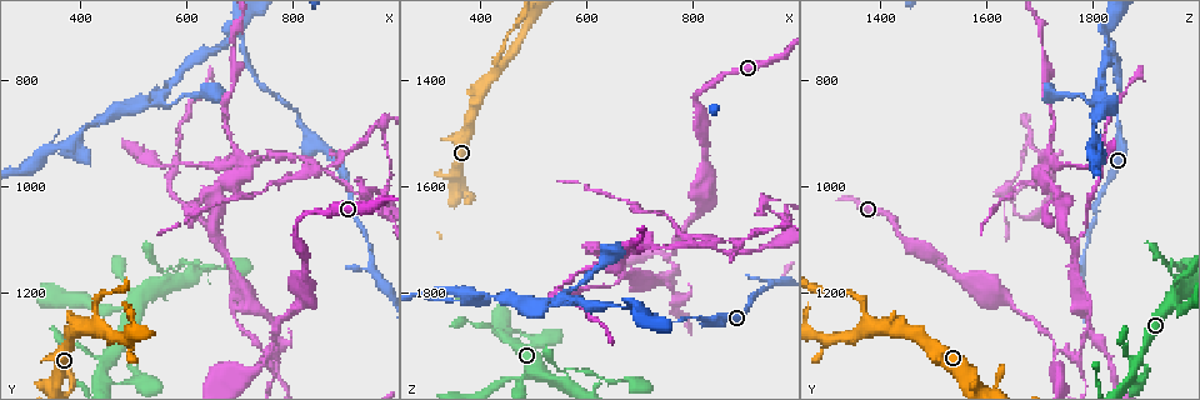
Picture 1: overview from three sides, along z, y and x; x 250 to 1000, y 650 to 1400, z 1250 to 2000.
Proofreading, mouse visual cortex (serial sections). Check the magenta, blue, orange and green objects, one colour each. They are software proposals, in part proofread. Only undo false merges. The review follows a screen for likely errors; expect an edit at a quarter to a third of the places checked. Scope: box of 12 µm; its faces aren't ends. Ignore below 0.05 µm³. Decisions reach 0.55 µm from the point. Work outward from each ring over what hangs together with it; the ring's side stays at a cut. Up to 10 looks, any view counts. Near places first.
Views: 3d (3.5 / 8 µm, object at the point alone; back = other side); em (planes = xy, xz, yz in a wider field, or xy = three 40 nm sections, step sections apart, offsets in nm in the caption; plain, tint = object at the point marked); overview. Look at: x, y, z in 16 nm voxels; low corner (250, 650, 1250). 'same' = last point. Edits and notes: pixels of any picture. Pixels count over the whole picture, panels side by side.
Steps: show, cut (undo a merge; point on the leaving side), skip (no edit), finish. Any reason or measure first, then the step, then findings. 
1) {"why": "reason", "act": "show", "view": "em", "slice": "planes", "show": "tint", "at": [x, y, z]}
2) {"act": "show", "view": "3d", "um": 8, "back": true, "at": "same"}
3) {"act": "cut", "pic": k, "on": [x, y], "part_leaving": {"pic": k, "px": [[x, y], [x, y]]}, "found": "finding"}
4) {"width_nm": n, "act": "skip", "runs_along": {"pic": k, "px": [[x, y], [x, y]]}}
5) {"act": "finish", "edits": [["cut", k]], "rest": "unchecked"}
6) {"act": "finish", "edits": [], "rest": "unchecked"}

{"why": "branch point", "act": "show", "view": "3d", "um": 3.5, "at": [445, 1350, 1875]}

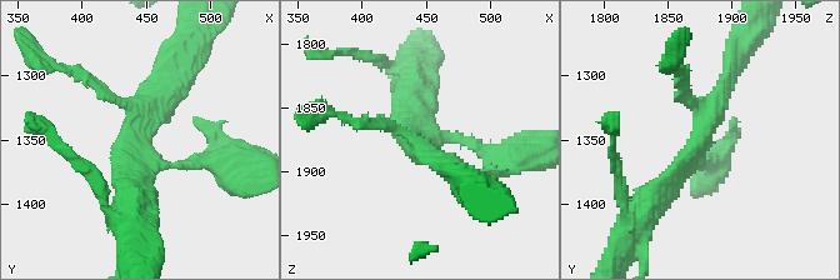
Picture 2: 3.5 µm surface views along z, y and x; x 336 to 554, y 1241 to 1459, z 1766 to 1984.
{"why": "now the EM", "act": "show", "view": "em", "slice": "xy", "step": 1, "show": "tint", "at": [444, 1352, 1874]}

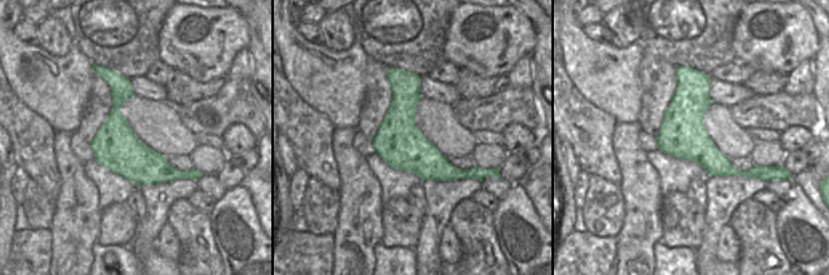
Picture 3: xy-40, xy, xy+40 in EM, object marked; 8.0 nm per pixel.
{"width_nm": 380, "act": "skip", "runs_along": {"pic": 2, "px": [[173, 75], [134, 136], [160, 163], [210, 163]]}, "found": "all the same cell"}

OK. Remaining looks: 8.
{"why": "thick turns thin", "act": "show", "view": "3d", "um": 3.5, "at": [820, 1220, 1645]}

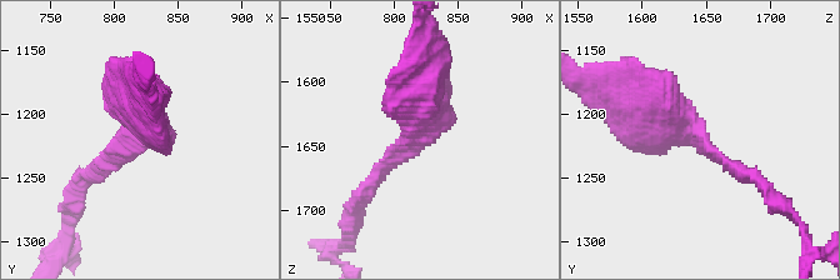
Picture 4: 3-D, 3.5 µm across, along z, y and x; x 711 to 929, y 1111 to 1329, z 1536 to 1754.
{"arm_widths_nm": [150, 600], "act": "show", "view": "em", "slice": "xy", "step": 3, "show": "tint", "at": [814, 1222, 1650]}

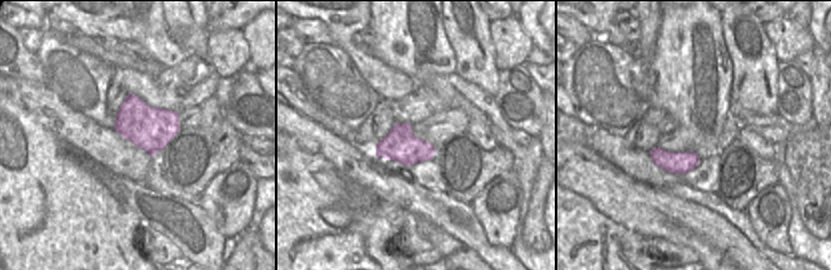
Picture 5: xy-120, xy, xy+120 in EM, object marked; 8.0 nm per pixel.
{"act": "skip", "runs_along": {"pic": 4, "px": [[644, 99], [755, 176]]}, "found": "continuous, no second cell"}

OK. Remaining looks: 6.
{"why": "sudden change in width", "act": "show", "view": "3d", "um": 3.5, "at": [765, 1295, 1730]}

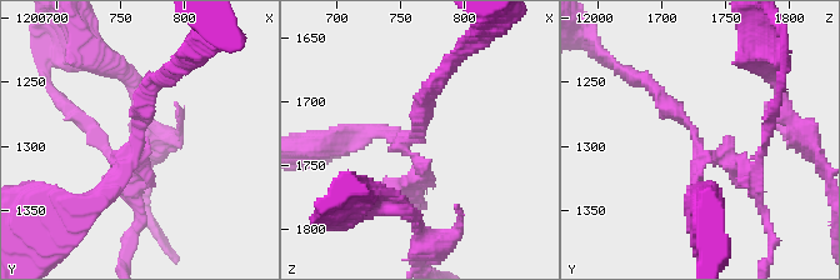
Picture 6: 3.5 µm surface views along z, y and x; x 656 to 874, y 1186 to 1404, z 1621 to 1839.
{"arms": 3, "arm_widths_nm": [150, 200, 200], "why": "need the tissue", "act": "show", "view": "em", "slice": "xy", "step": 3, "show": "tint", "at": [762, 1298, 1728]}

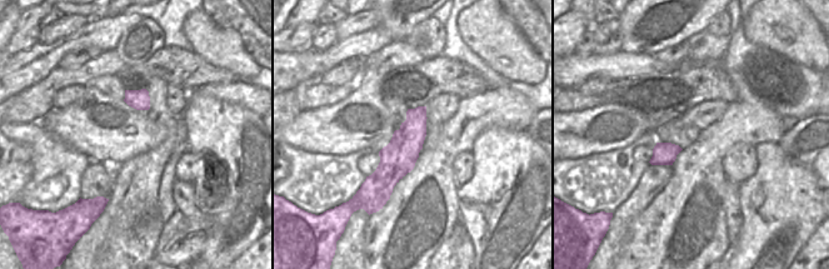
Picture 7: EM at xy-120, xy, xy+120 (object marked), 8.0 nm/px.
{"act": "cut", "pic": 6, "on": [150, 176], "part_leaving": {"pic": 6, "px": [[404, 148], [423, 170], [369, 209]]}, "found": "two cells meet here"}

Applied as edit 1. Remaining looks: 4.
{"act": "show", "view": "overview"}

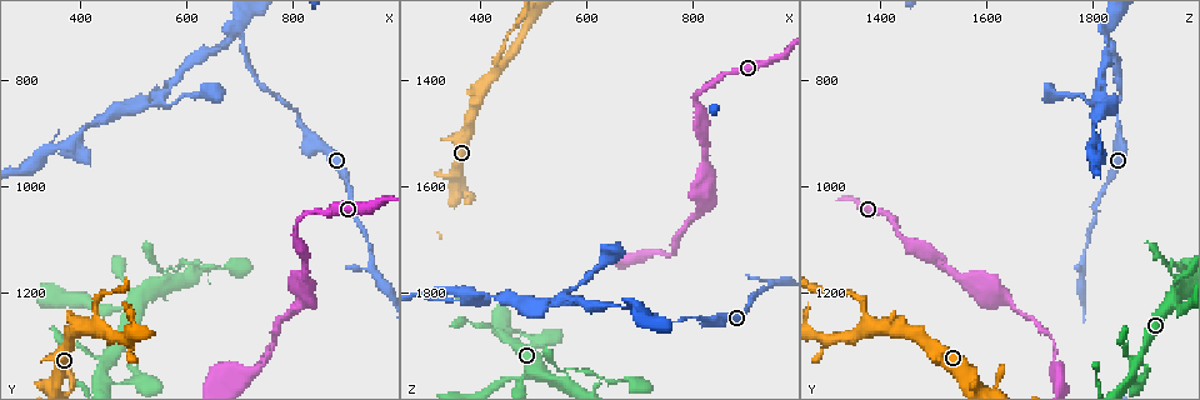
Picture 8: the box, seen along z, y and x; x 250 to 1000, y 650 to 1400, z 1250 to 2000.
{"why": "sharp bend", "act": "show", "view": "3d", "um": 3.5, "back": true, "at": [570, 1160, 1940]}

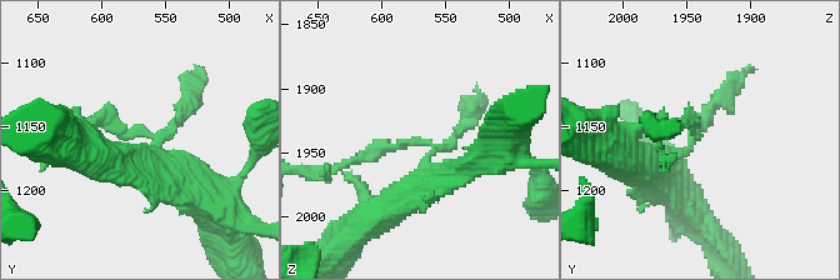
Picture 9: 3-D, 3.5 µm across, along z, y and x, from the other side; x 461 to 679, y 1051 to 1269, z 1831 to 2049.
{"why": "need the tissue", "act": "show", "view": "em", "slice": "xy", "step": 3, "show": "tint", "at": [572, 1160, 1942]}

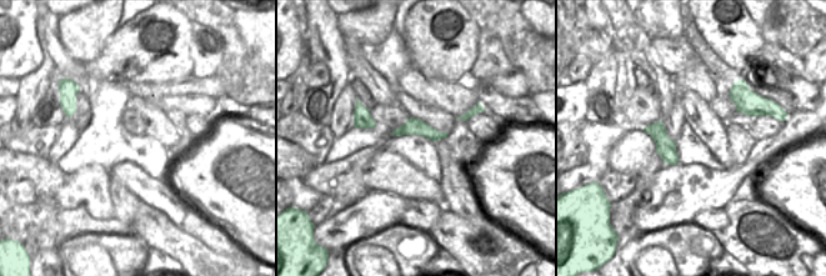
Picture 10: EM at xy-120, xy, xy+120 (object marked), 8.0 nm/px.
{"width_nm": 140, "act": "skip", "runs_along": {"pic": 10, "px": [[398, 133], [424, 129], [442, 135]]}, "found": "continuous, no second cell"}

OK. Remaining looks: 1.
{"act": "finish", "edits": [["cut", 6]], "rest": "unchecked"}

